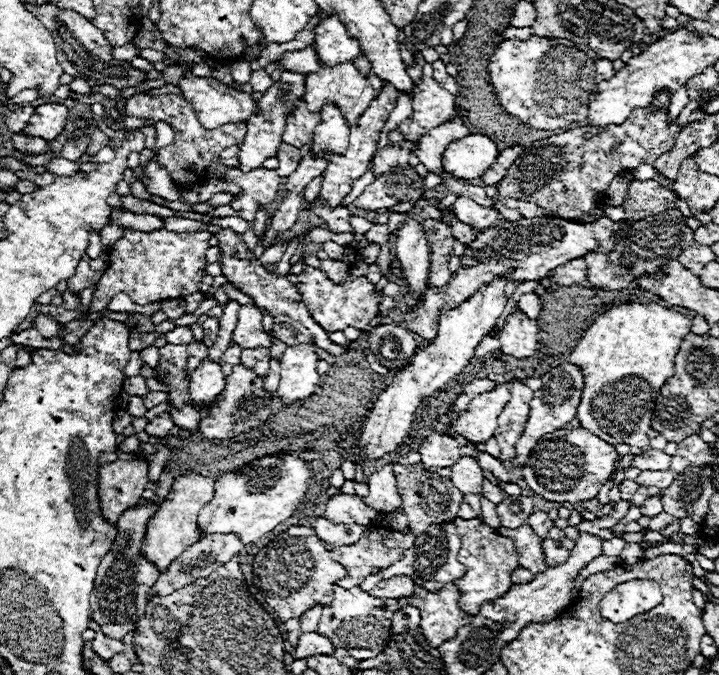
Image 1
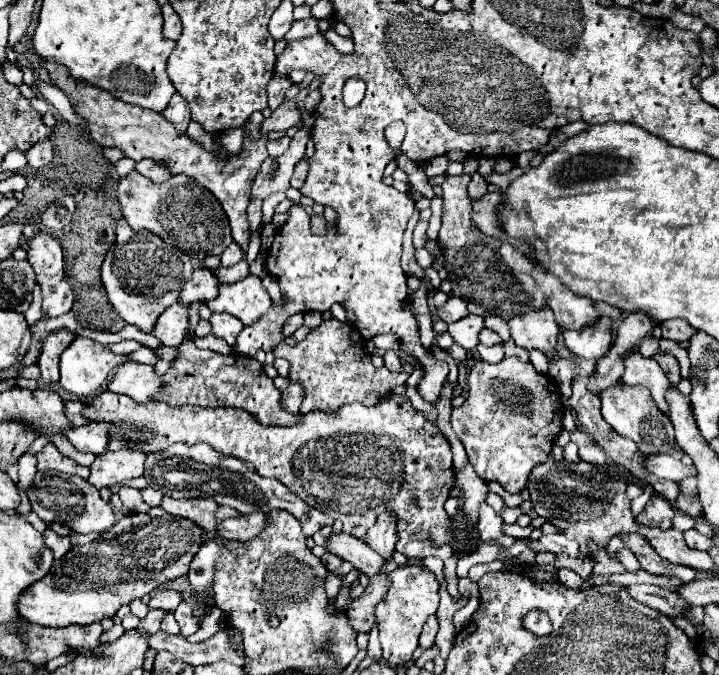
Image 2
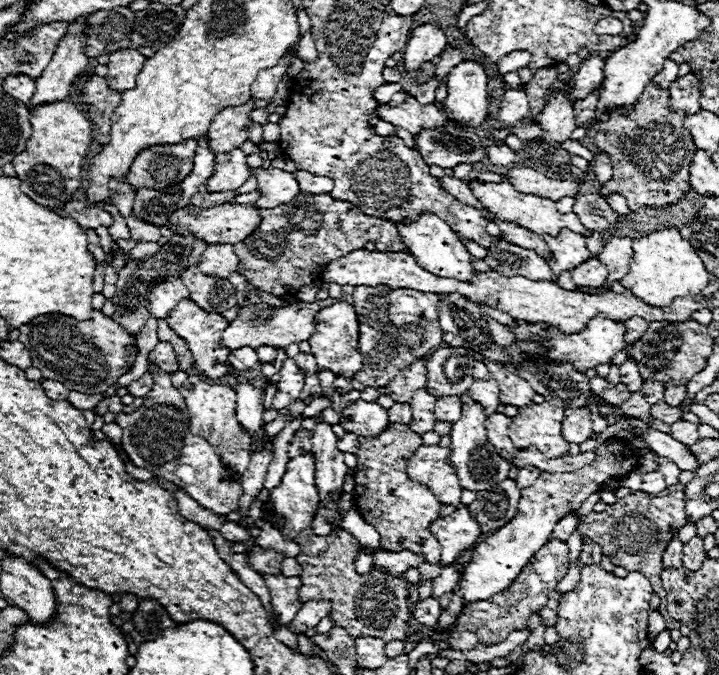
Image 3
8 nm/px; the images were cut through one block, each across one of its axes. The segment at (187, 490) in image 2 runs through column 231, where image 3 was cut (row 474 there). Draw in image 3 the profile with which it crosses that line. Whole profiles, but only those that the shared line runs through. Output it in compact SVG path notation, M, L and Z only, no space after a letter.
M464 404L462 416L456 424L452 424L452 444L450 444L450 458L448 464L456 470L456 476L460 476L460 488L470 492L480 492L484 488L492 488L500 480L508 478L510 464L496 452L496 448L488 442L486 428L484 428L486 416L482 414L480 404Z

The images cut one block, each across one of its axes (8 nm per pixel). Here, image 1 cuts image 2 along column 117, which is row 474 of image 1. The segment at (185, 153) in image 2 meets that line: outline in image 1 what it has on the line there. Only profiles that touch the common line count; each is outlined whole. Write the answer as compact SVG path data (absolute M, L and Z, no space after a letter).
M140 456L130 462L112 462L98 468L98 500L104 520L118 522L120 514L134 506L148 484L148 462Z

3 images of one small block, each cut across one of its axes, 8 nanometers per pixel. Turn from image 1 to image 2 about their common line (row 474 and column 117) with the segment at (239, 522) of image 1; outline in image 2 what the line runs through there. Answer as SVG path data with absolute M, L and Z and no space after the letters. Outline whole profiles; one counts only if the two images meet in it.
M120 218L116 222L116 242L110 246L100 268L100 280L116 312L128 324L138 326L142 332L150 332L158 316L178 300L178 292L192 272L190 256L178 252L178 248L170 248L152 232L132 232L132 228Z

